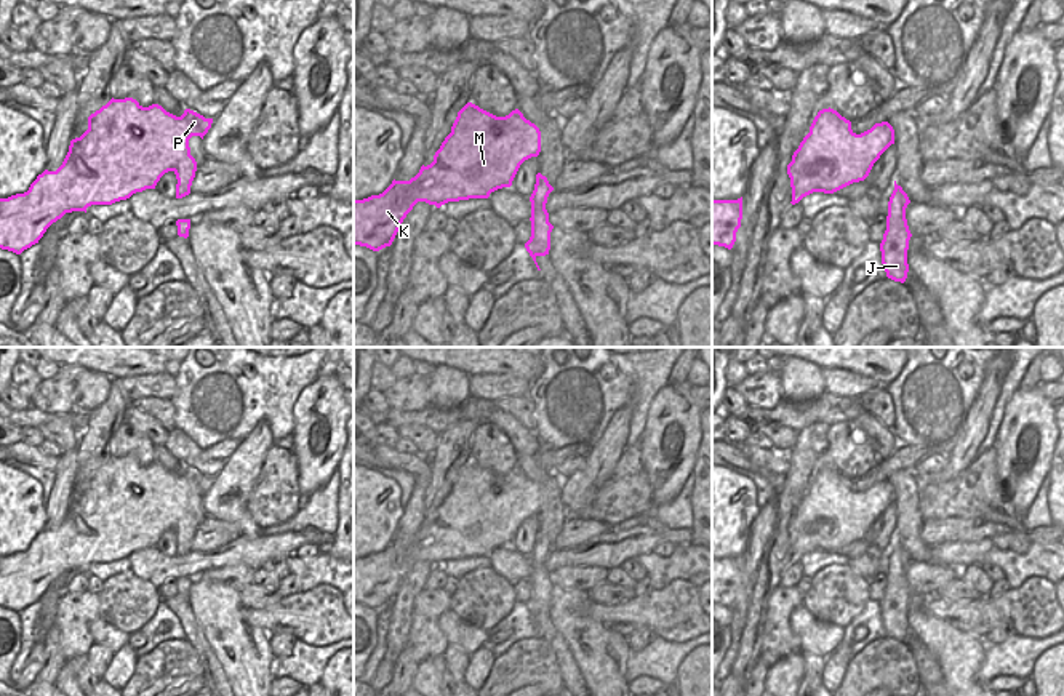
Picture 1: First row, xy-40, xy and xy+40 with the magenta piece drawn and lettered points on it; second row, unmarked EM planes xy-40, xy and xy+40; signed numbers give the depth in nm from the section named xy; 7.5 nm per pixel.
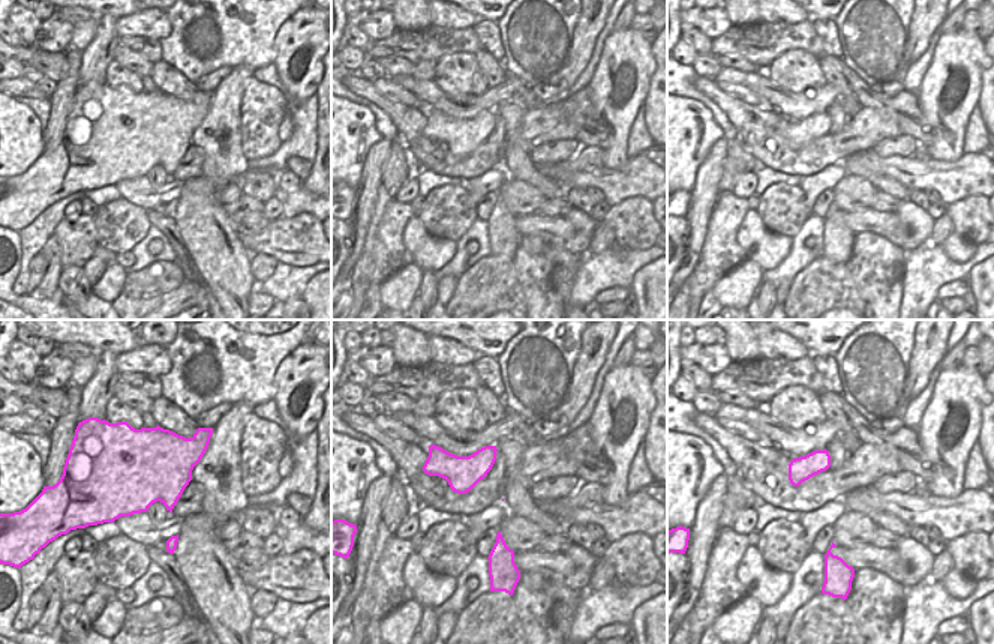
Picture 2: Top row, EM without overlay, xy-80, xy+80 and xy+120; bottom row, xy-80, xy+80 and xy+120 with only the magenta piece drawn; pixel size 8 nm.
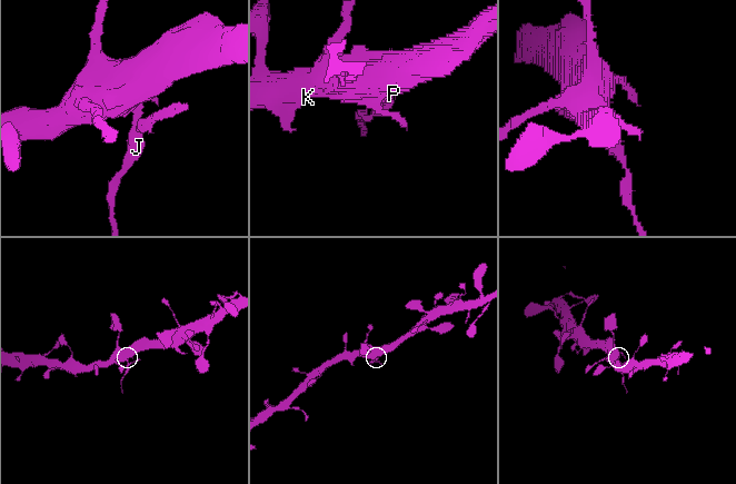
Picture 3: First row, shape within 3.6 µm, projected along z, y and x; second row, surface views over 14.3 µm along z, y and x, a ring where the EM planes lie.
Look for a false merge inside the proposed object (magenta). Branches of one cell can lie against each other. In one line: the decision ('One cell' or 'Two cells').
One cell

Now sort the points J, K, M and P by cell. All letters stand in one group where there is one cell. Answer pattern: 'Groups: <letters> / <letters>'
Groups: J K M P

